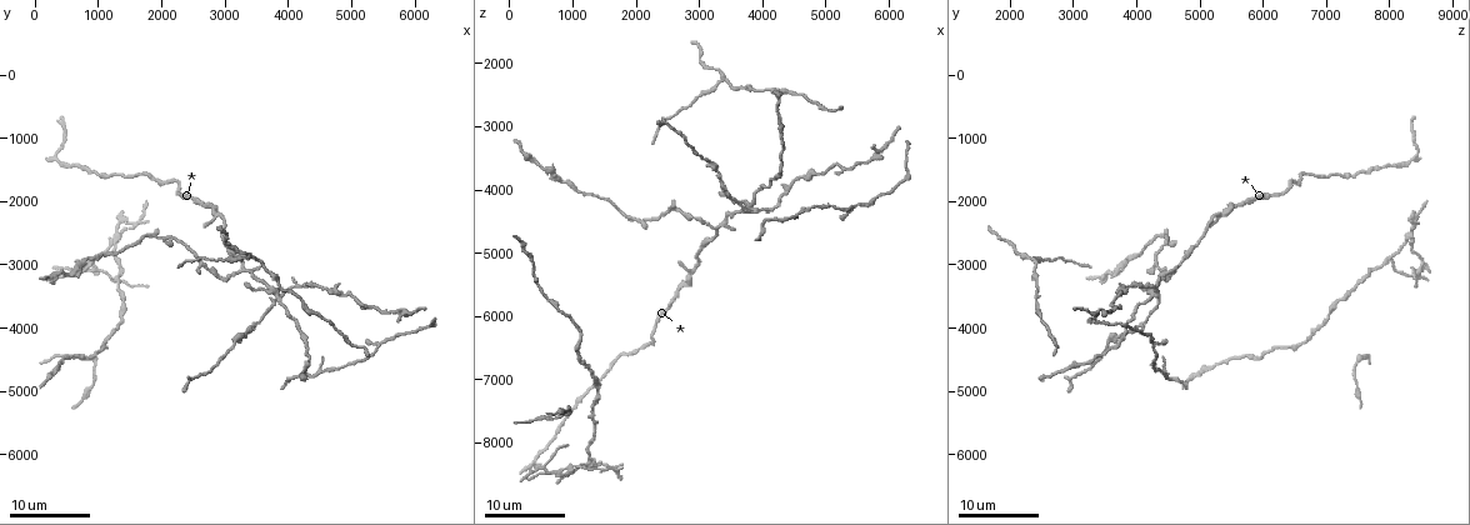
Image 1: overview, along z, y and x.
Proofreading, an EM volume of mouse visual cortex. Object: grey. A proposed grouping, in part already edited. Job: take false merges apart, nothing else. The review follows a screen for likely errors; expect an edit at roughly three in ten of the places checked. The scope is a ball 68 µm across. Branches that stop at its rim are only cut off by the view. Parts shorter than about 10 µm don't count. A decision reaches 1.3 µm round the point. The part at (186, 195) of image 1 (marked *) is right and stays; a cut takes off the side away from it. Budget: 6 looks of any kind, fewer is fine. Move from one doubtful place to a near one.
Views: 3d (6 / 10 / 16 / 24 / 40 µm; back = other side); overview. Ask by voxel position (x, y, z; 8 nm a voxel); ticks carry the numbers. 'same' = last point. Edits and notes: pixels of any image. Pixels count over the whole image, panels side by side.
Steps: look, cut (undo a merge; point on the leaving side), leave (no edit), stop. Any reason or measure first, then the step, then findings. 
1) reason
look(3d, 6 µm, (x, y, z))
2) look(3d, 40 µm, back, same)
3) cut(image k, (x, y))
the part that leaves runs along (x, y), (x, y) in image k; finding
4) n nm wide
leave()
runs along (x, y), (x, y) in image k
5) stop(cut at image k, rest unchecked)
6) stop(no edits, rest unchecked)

four or more arms meet
look(3d, 16 µm, (3800, 3450, 4250))

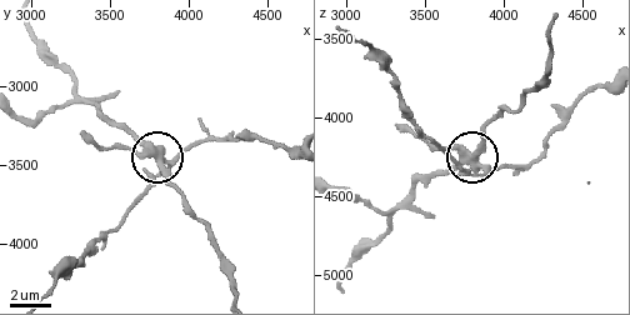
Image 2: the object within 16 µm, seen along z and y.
zoom in
look(3d, 6 µm, (3820, 3460, 4260))

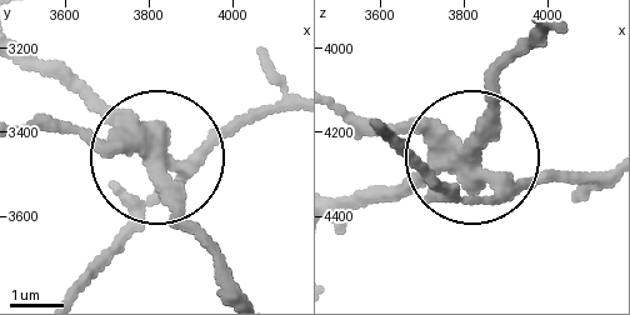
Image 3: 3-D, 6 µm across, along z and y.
380 nm wide
cut(image 3, (129, 210))
the part that leaves runs along (158, 144), (193, 161), (288, 113) in image 3; a second neuron is stuck on

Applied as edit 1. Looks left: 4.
a fork
look(3d, 16 µm, (3300, 3050, 4600))

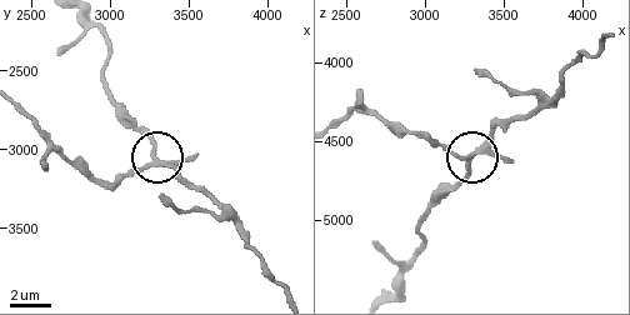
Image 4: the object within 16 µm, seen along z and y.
look(3d, 10 µm, (3260, 3080, 4600))

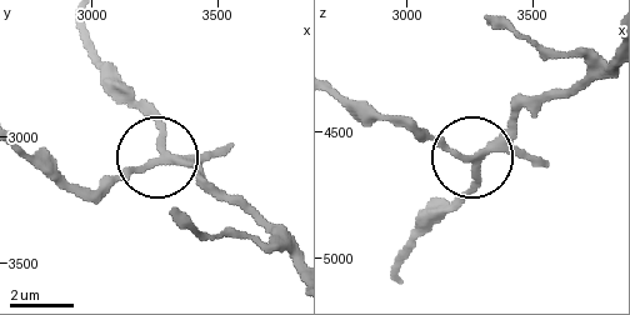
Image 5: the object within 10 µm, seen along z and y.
3 arms
leave()
all the same neuron

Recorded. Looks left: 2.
look(3d, 16 µm, (1300, 2600, 8300))

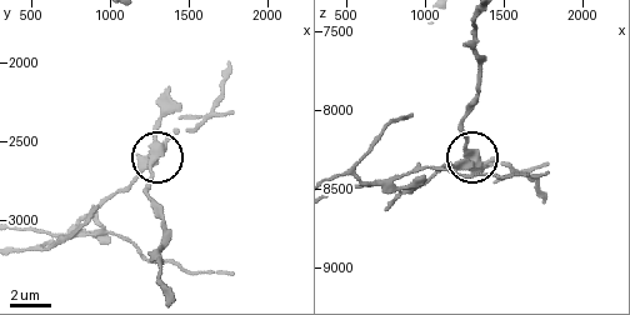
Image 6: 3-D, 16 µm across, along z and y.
zoom in
look(3d, 10 µm, same)

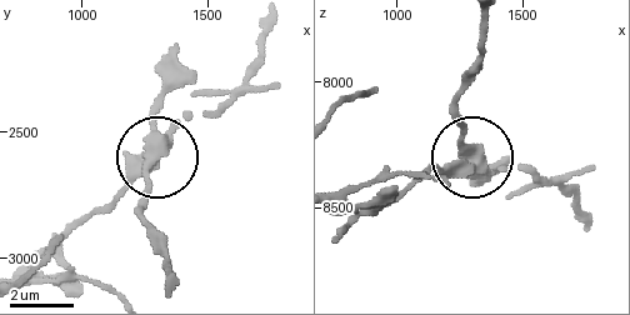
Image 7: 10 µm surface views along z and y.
cut(image 7, (130, 180))
the part that leaves runs along (158, 148), (24, 266) in image 7; two neurons meet here

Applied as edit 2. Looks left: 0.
stop(cut at image 3, cut at image 7, rest unchecked)

